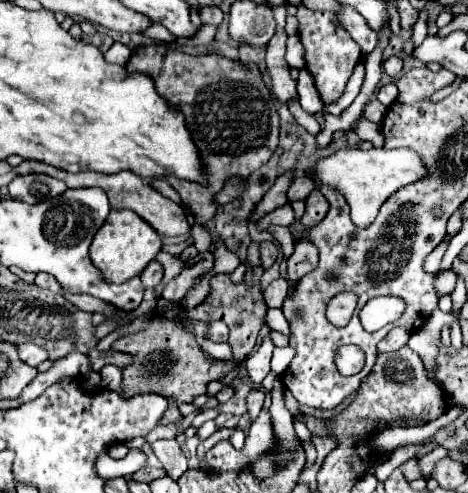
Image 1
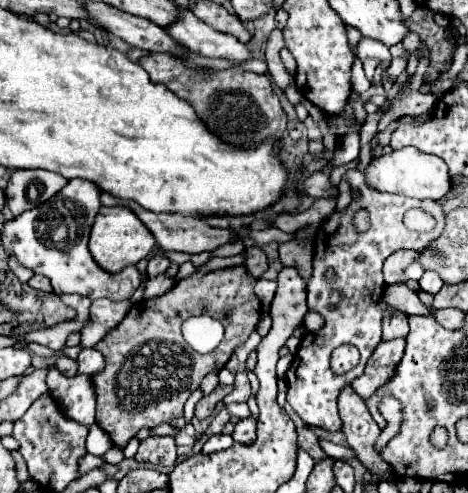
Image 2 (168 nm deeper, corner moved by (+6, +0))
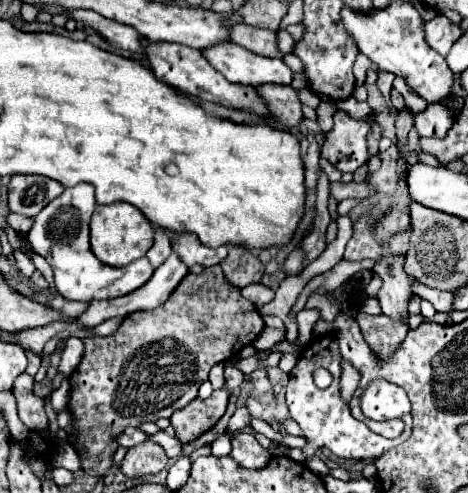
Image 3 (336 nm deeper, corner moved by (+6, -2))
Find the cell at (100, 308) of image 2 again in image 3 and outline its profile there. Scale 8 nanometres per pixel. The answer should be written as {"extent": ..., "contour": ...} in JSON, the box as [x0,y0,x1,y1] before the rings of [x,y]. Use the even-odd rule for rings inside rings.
{"extent":[58,338,84,378],"contour":[[[70,338],[66,342],[64,354],[62,354],[62,362],[58,366],[58,370],[64,374],[64,378],[68,378],[74,372],[74,368],[82,360],[82,354],[84,354],[84,342],[80,338]]]}

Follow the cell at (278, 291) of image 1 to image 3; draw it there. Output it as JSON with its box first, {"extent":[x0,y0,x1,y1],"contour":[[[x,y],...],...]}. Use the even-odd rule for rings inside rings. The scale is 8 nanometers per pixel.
{"extent":[242,284,274,308],"contour":[[[250,284],[242,288],[242,296],[248,298],[256,308],[260,308],[262,304],[268,304],[274,298],[274,290],[264,284]]]}

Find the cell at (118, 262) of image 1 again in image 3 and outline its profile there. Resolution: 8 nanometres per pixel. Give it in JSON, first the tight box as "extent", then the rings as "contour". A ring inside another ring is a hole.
{"extent":[90,202,154,268],"contour":[[[114,202],[110,206],[96,206],[96,212],[90,222],[90,244],[94,256],[114,268],[128,266],[130,262],[146,256],[148,248],[152,248],[154,240],[154,224],[132,204]]]}

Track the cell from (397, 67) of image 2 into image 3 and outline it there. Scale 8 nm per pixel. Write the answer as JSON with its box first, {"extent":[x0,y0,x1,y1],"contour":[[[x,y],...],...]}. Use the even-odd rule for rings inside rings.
{"extent":[322,110,376,172],"contour":[[[336,110],[334,128],[324,134],[322,156],[340,172],[354,172],[368,160],[366,134],[374,122],[376,112],[372,112],[368,118],[354,118],[344,110]]]}

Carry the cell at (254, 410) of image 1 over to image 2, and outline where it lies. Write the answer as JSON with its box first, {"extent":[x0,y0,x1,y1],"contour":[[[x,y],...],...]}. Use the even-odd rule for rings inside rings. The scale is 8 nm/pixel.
{"extent":[232,418,256,444],"contour":[[[244,418],[240,420],[236,426],[234,426],[234,432],[232,432],[232,438],[234,442],[238,444],[252,444],[256,440],[256,422],[254,418]]]}

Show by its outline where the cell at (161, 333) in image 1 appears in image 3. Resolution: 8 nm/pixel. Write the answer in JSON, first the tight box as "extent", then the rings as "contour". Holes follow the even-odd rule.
{"extent":[68,266,264,476],"contour":[[[214,266],[206,268],[202,274],[188,274],[162,306],[126,316],[112,336],[84,338],[86,350],[82,362],[72,372],[68,402],[68,408],[74,414],[74,438],[86,448],[82,470],[92,476],[104,476],[118,450],[116,436],[120,436],[128,426],[170,418],[172,412],[190,404],[196,398],[200,384],[208,380],[210,368],[238,356],[244,346],[256,340],[262,328],[264,320],[254,304],[242,296],[240,288],[234,288],[234,284],[222,276],[220,266]]]}

